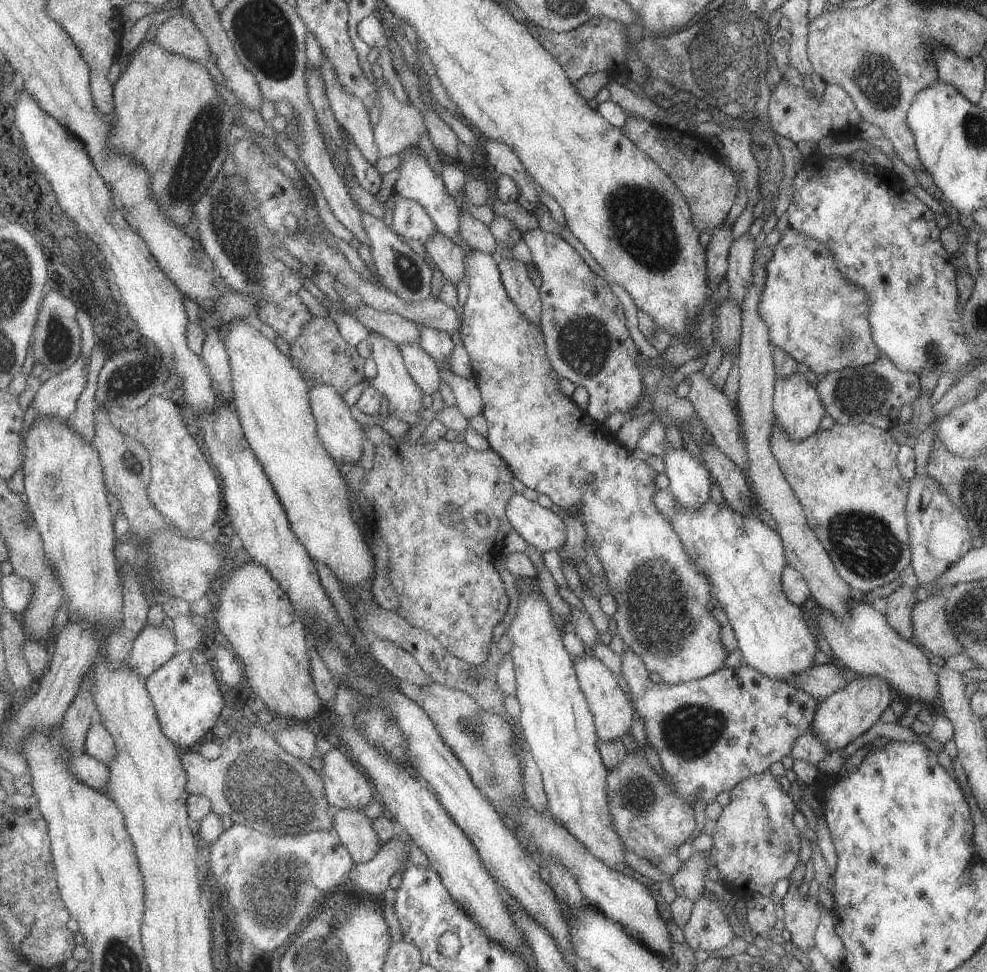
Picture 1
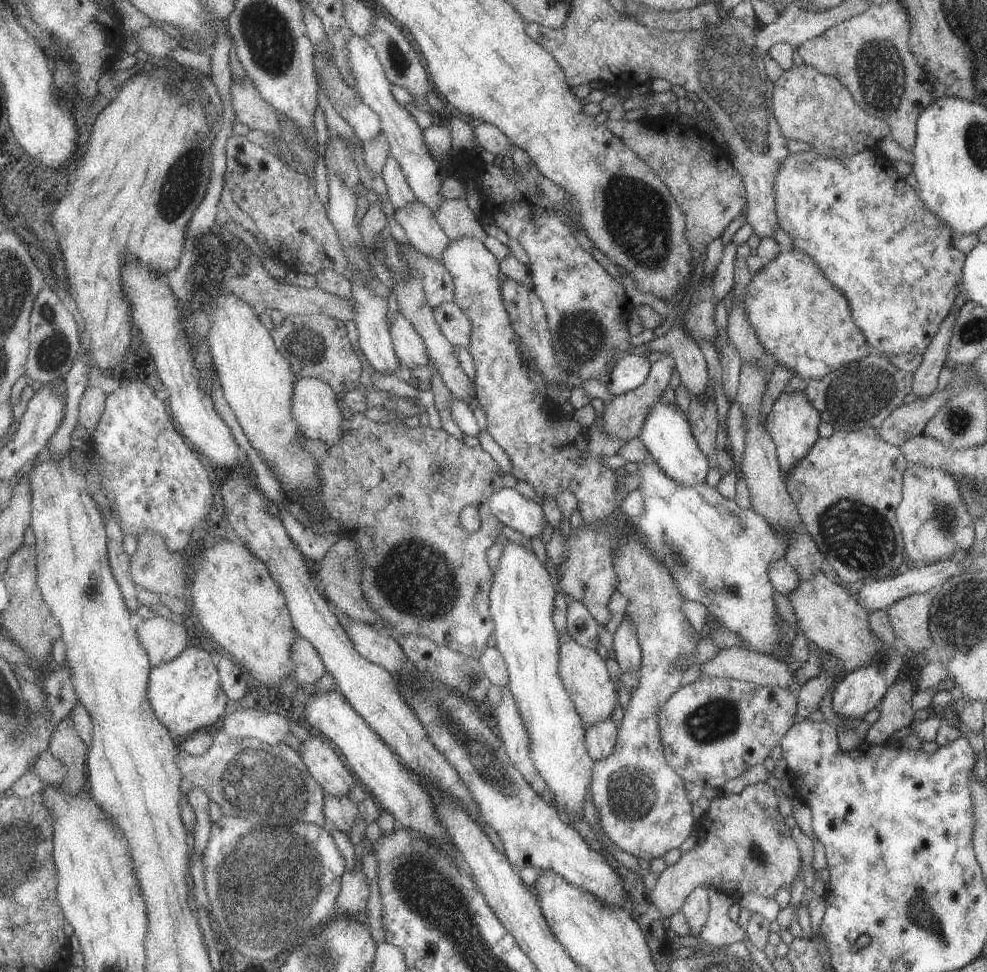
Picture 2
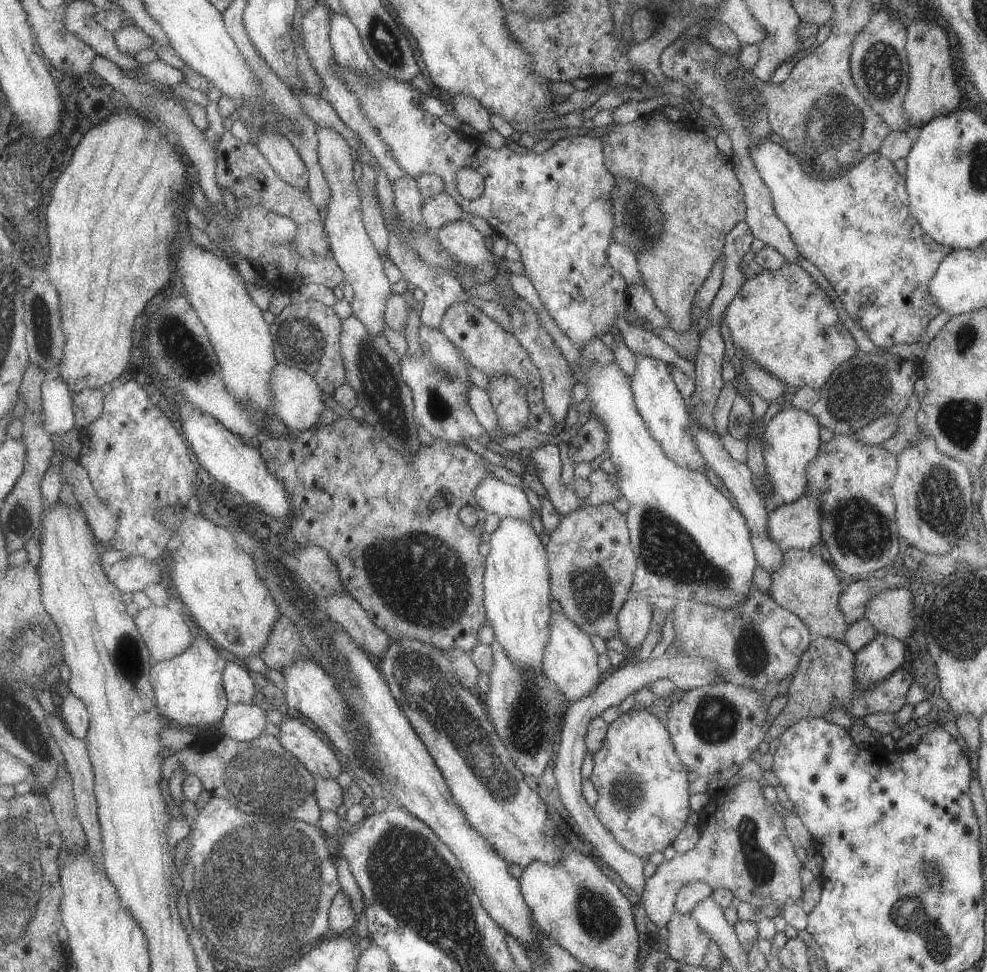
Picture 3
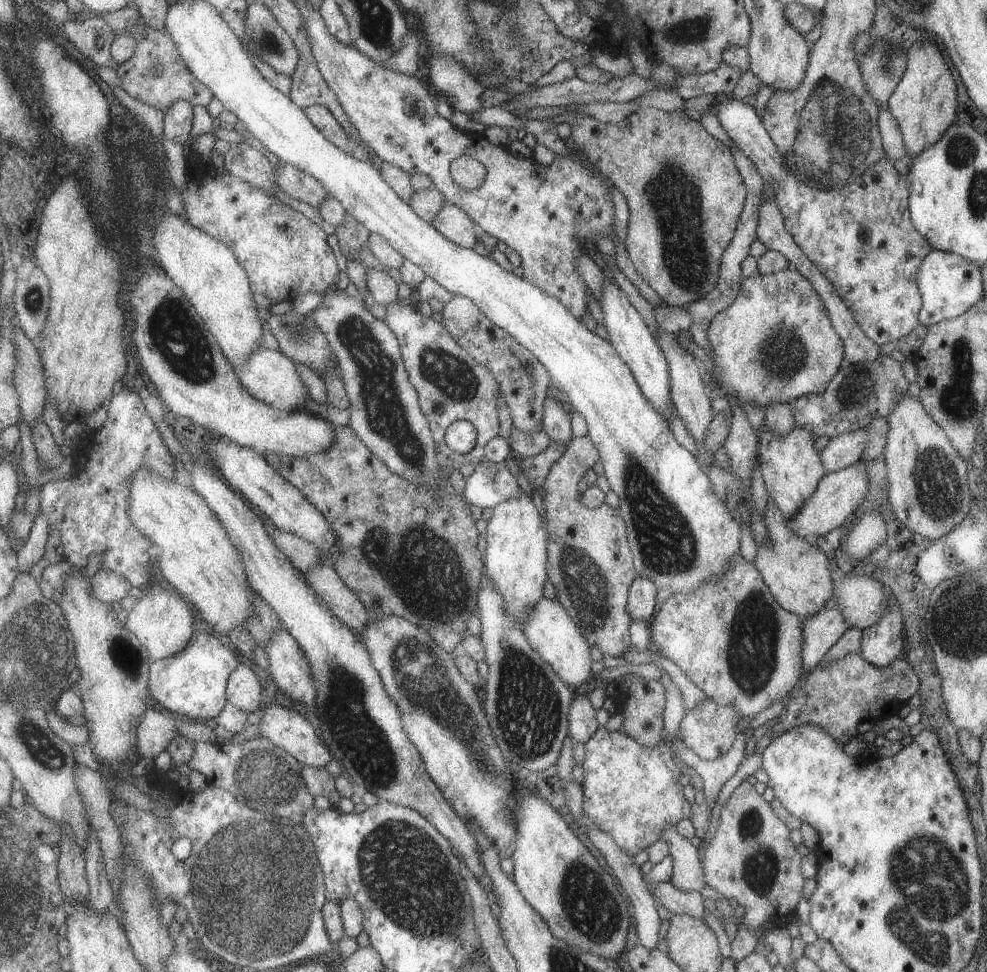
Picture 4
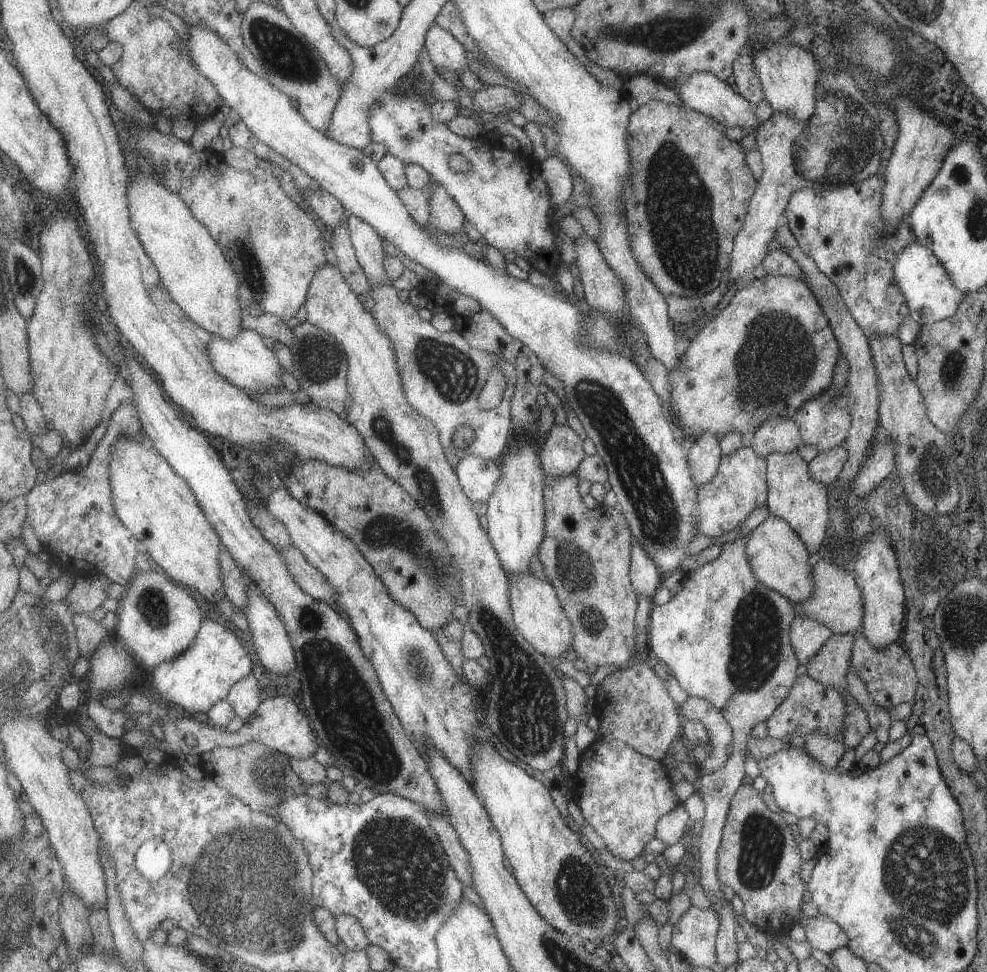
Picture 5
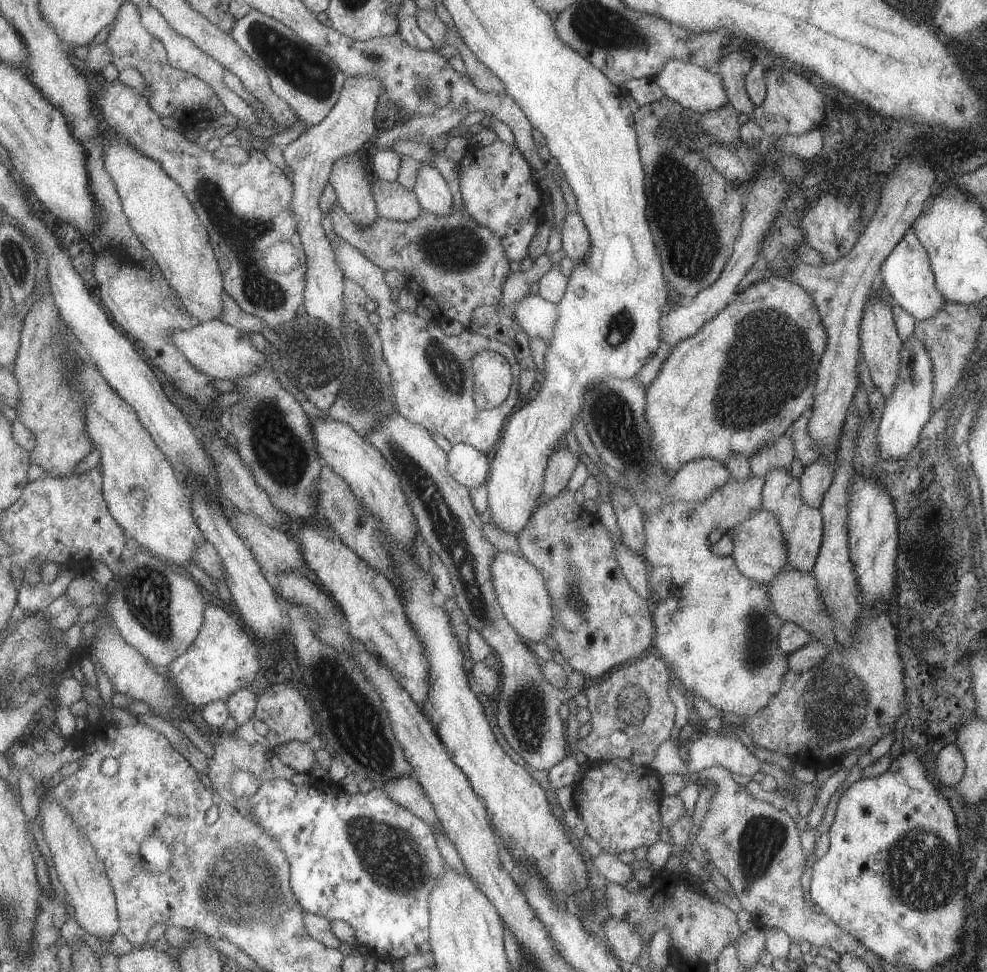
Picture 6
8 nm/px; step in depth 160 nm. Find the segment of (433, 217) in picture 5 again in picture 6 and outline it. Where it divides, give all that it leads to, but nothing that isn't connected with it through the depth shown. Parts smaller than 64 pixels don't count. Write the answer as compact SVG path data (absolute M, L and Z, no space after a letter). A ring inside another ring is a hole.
M420 162L412 192L420 209L442 216L451 212L451 192L438 170Z

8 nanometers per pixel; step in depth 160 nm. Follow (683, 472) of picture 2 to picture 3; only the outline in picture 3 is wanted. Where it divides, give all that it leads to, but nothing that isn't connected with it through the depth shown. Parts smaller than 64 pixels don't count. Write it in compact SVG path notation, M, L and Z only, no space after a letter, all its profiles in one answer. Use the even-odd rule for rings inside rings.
M634 355L634 357L635 370L630 382L634 407L644 420L652 439L656 440L662 452L679 466L688 467L690 471L703 472L706 465L690 433L690 416L671 375L665 371L667 364L641 355Z

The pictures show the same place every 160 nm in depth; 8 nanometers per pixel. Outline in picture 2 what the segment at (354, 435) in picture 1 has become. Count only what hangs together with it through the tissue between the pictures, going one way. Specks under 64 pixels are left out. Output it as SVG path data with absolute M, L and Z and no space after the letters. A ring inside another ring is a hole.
M313 377L297 379L293 385L290 409L300 434L306 439L328 445L336 445L340 441L342 431L339 425L347 412L341 407L333 389L327 383Z

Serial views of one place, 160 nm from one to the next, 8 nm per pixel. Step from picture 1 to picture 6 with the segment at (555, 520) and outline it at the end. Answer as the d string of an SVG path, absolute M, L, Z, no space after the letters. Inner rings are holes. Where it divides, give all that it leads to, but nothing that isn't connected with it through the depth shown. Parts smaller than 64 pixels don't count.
M452 445L447 458L447 474L461 484L465 489L486 483L490 475L490 465L487 458L470 445Z

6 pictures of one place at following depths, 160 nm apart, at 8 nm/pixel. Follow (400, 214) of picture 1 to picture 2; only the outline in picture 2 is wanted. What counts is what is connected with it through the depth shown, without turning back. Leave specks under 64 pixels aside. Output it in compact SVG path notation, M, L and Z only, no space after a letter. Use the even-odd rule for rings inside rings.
M388 155L384 160L379 175L386 186L389 202L394 210L402 209L416 200L411 189L407 186L402 168L391 155Z

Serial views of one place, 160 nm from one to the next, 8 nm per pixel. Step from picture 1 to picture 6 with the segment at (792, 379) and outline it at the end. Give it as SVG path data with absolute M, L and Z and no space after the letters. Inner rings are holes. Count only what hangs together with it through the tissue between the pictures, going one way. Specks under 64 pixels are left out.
M771 468L764 476L761 506L777 518L781 536L785 540L785 562L787 562L788 569L811 572L822 540L822 516L817 508L803 504L799 492L799 480L793 478L788 470Z

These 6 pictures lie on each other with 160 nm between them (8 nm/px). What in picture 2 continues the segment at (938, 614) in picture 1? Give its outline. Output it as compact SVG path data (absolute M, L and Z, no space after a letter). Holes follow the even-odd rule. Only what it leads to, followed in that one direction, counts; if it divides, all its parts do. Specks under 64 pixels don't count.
M932 592L912 594L887 608L893 632L913 653L931 653L934 646L928 629L932 598Z

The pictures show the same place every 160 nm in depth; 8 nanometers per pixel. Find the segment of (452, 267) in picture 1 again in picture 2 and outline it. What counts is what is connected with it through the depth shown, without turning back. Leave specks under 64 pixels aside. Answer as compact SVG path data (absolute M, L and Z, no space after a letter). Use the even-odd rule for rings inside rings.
M415 200L402 209L395 209L394 220L405 231L411 247L441 263L442 252L449 246L450 238L427 206Z

